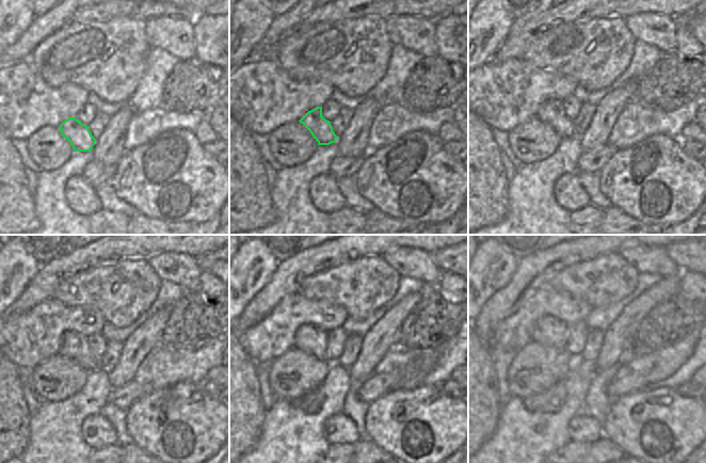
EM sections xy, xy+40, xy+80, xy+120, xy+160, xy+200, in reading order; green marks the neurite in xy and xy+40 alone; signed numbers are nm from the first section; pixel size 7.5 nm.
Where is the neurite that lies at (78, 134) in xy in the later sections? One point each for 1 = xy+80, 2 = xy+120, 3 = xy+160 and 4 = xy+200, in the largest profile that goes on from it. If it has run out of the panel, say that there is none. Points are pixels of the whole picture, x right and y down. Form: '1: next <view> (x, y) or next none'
1: next xy+80 (551, 112)
2: next xy+120 (74, 346)
3: next xy+160 (308, 338)
4: next xy+200 (549, 331)

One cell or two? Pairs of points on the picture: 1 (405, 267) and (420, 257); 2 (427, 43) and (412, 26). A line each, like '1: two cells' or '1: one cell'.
1: one cell
2: one cell

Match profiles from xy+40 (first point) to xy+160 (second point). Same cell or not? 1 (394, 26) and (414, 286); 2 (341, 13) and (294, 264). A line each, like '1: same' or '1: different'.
1: different
2: same

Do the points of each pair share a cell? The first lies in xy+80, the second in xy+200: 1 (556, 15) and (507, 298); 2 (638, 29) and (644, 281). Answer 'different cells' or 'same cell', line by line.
1: same cell
2: different cells

